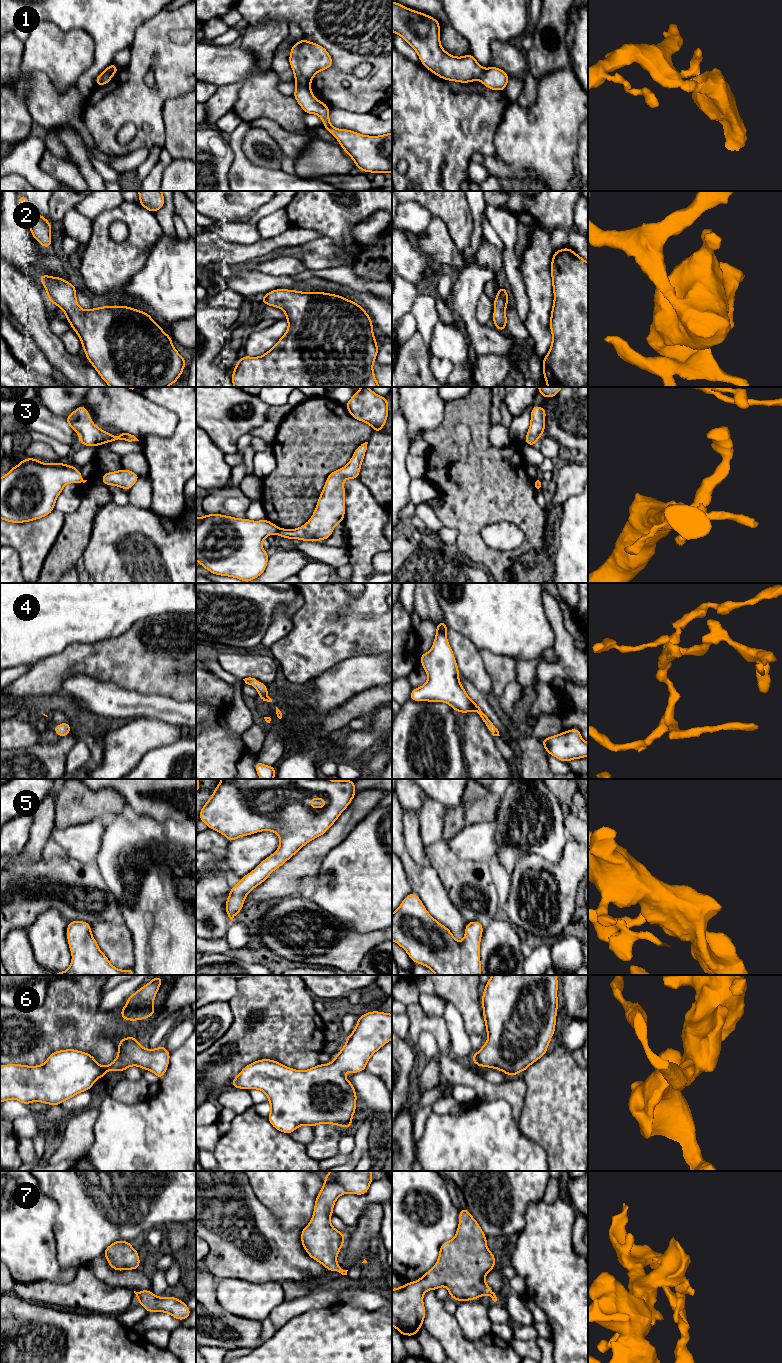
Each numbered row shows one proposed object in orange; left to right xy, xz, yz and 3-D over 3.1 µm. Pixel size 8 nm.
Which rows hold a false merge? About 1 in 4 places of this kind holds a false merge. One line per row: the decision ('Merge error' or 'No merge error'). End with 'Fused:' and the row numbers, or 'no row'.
1: Merge error
2: No merge error
3: Merge error
4: No merge error
5: No merge error
6: No merge error
7: No merge error
Fused: 1, 3

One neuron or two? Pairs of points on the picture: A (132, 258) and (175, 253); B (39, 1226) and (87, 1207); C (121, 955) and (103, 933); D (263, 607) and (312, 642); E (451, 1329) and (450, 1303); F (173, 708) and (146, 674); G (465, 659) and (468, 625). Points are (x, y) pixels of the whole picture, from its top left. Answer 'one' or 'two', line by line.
A: two
B: two
C: one
D: two
E: two
F: two
G: two

